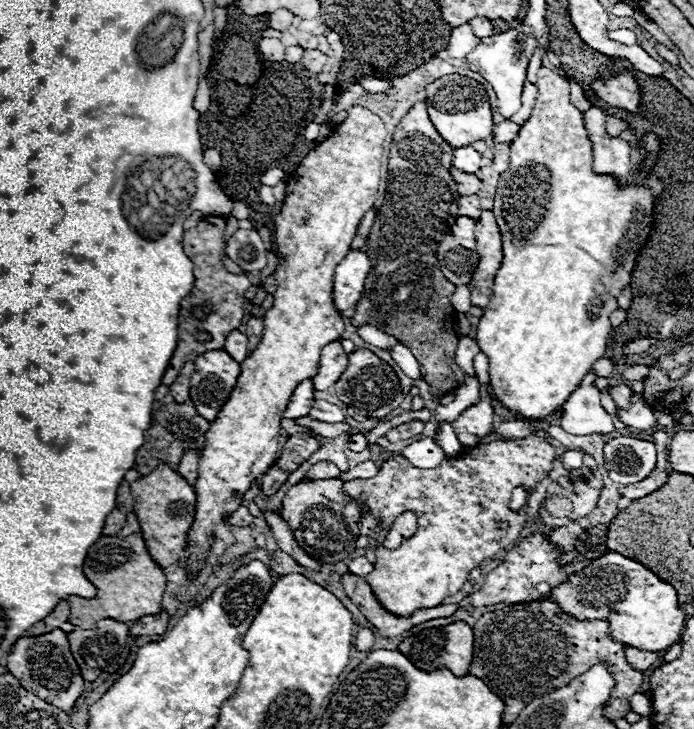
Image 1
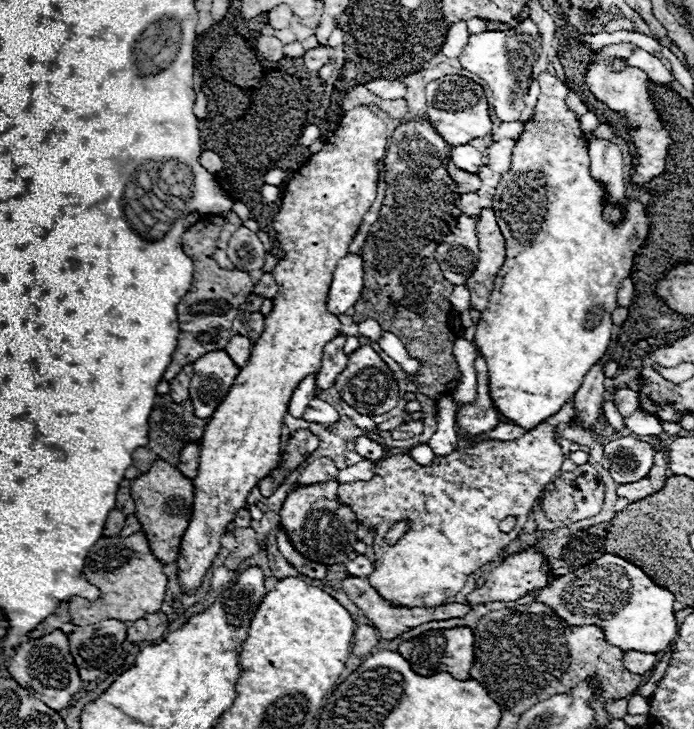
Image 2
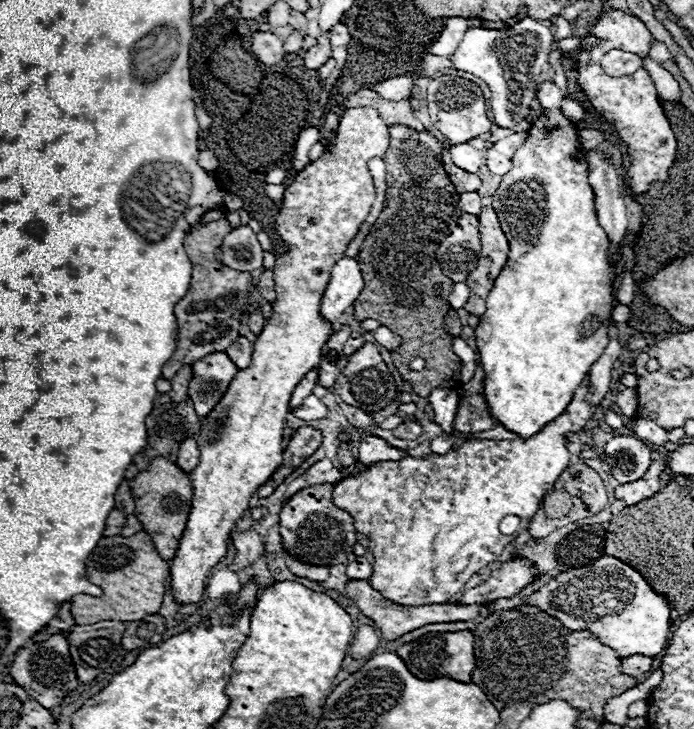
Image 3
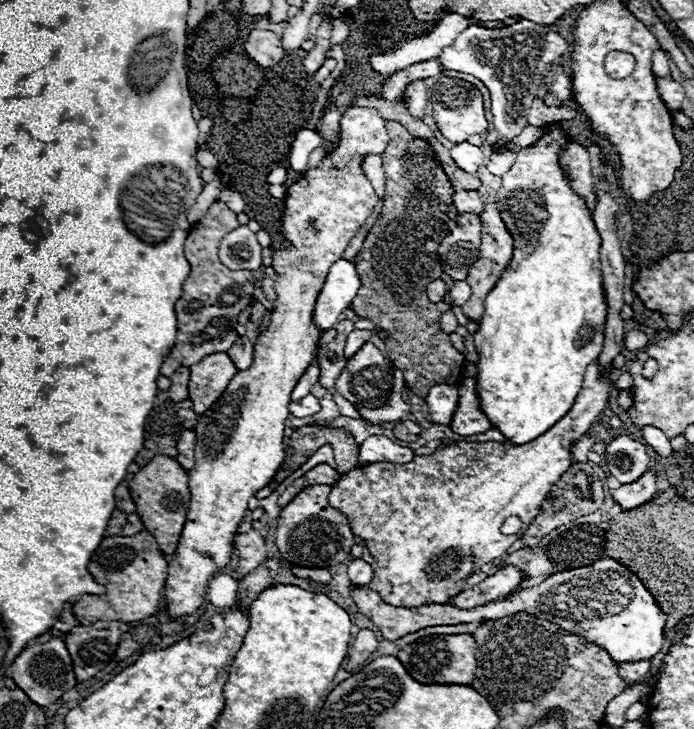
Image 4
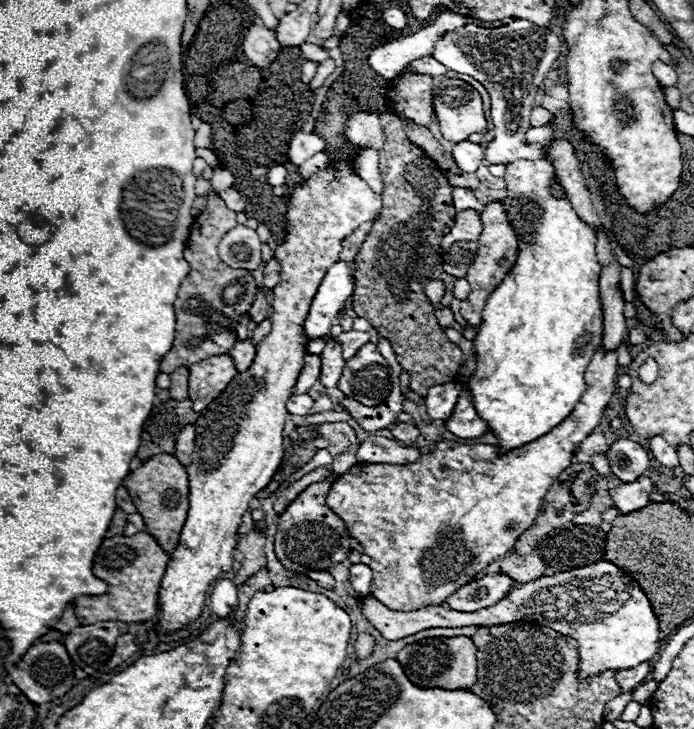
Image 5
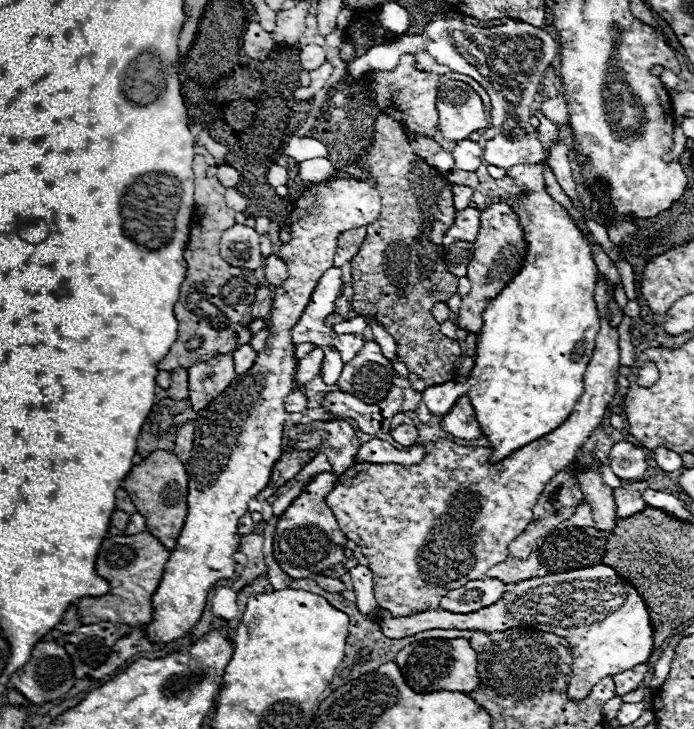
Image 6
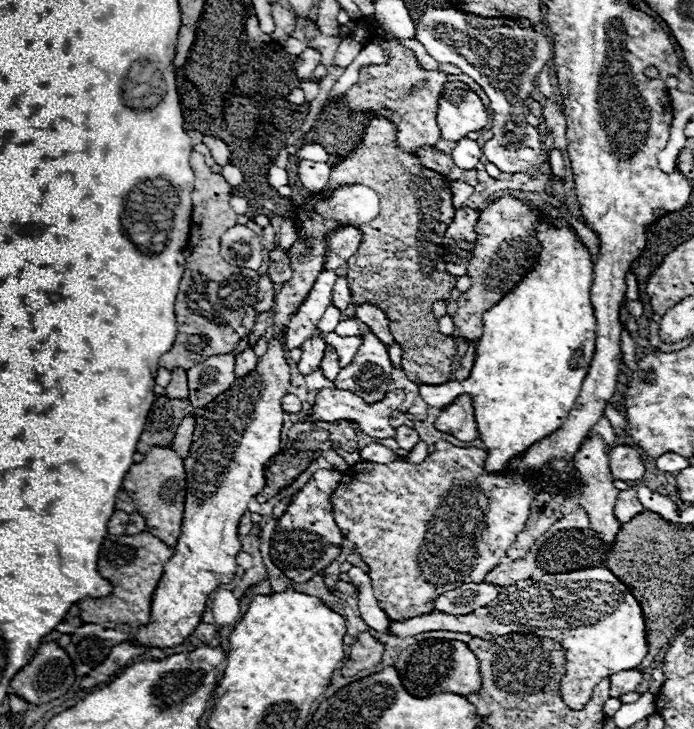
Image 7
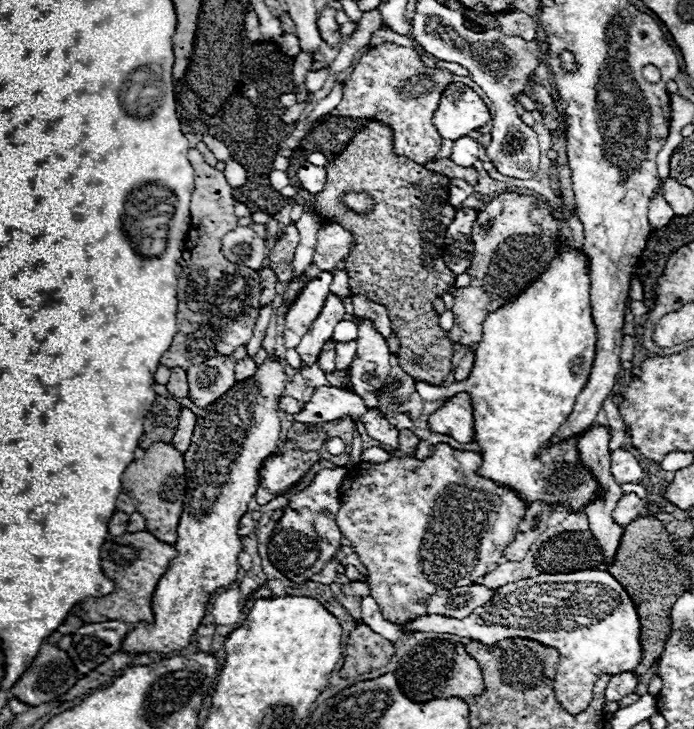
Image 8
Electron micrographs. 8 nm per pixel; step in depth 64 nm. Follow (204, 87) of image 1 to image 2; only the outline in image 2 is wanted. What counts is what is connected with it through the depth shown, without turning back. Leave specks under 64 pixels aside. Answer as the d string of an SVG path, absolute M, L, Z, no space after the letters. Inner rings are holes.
M200 90L200 92L198 92L198 96L196 96L196 102L194 102L194 112L196 112L196 116L198 116L200 120L202 120L202 118L206 118L206 114L208 114L206 106L208 106L208 98L206 98L204 90Z

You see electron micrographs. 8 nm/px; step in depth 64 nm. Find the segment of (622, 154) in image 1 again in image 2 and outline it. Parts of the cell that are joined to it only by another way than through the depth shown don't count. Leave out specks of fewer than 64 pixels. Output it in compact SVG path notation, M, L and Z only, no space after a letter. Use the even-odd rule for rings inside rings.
M586 112L586 114L580 118L580 126L582 126L582 130L584 130L586 134L590 134L590 132L594 132L594 130L600 126L600 120L598 120L598 116L596 116L594 112ZM590 138L590 174L598 182L606 184L610 204L620 204L626 200L626 166L620 146L602 140L602 138Z

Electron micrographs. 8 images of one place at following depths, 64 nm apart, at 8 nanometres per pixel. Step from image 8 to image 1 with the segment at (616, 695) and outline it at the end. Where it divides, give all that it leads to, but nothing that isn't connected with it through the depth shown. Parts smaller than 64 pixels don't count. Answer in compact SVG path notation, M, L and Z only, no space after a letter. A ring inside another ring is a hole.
M626 646L626 658L628 658L630 666L636 666L636 670L650 670L660 660L660 656L656 652L640 650L634 646Z

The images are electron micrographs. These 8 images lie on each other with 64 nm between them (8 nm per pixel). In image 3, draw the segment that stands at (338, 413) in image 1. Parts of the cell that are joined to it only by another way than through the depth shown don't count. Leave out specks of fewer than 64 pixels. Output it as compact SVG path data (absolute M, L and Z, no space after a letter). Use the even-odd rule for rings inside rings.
M310 394L310 398L304 400L304 406L300 406L300 410L294 410L294 416L302 420L322 420L328 416L328 412L328 406L320 398Z

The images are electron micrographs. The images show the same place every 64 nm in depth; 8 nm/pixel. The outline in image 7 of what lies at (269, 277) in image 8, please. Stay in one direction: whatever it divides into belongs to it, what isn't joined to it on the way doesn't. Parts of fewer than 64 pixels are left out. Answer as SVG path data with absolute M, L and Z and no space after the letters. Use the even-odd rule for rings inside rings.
M262 276L260 278L260 284L258 284L258 302L254 304L254 310L258 314L262 312L270 312L272 306L274 306L274 282L268 278L268 276Z

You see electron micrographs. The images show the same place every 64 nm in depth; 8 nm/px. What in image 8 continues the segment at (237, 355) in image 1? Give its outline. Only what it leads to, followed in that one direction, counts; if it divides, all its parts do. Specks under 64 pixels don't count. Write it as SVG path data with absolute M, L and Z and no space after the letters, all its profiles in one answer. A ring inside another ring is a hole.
M246 356L246 358L238 360L238 362L236 362L236 368L234 368L234 372L236 372L236 380L250 378L250 376L256 372L256 362L254 362L254 358Z

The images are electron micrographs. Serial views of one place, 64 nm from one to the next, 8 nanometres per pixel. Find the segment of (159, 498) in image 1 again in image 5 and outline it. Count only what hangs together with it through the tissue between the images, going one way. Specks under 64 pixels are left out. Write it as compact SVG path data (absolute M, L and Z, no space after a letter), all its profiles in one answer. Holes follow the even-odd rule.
M156 454L146 460L138 470L130 472L122 482L128 488L138 514L144 518L146 532L156 538L164 552L174 552L178 546L180 530L188 512L188 474L186 468L172 454Z

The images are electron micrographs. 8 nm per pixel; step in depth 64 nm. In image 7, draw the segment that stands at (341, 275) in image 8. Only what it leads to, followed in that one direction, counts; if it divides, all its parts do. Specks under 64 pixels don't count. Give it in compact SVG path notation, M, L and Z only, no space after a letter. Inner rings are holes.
M340 276L336 282L338 282L338 284L334 286L334 306L336 306L338 310L346 310L348 304L352 302L348 282L346 282L346 278L342 278L342 276Z

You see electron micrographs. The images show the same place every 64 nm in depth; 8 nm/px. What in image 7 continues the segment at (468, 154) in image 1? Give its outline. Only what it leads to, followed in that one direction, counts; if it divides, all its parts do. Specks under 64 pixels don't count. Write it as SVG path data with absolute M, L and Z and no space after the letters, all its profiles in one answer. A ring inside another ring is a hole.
M470 138L458 140L456 148L452 150L452 160L462 170L474 170L480 162L480 156L482 156L482 148L478 146L478 142L474 142Z

